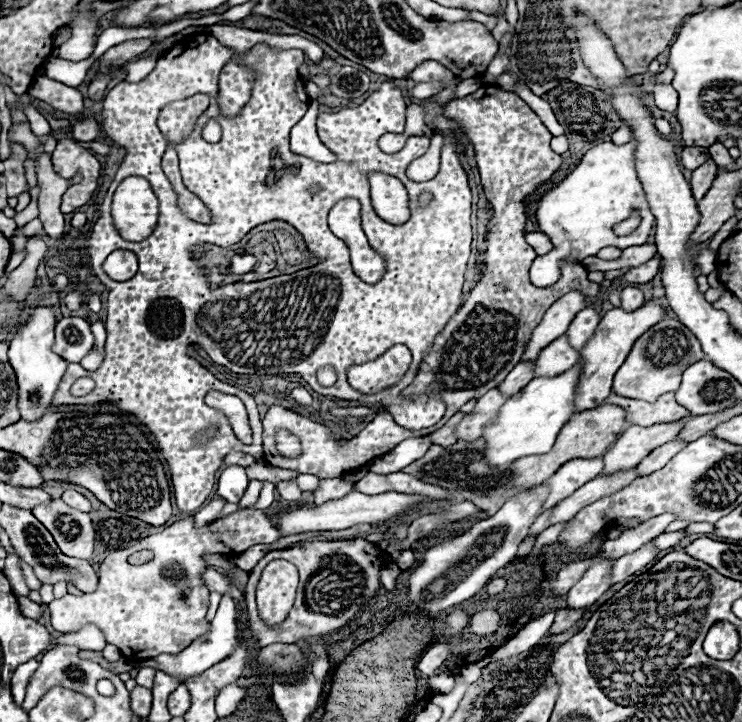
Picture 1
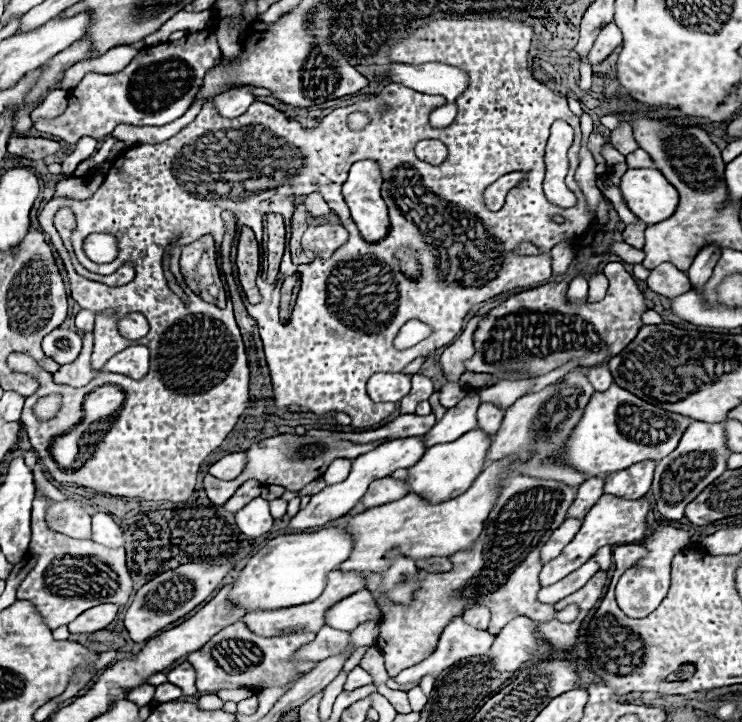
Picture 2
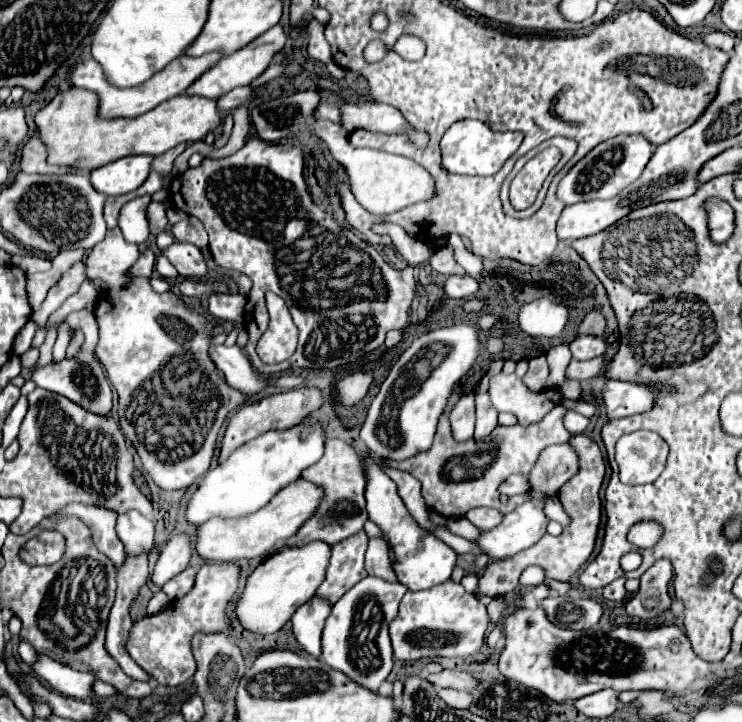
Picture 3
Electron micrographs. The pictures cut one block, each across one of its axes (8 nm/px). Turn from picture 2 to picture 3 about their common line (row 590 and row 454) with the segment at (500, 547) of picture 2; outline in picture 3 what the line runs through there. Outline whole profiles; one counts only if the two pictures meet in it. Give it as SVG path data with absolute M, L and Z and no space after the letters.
M558 404L556 408L552 408L552 412L548 412L548 416L544 416L536 424L530 424L530 426L516 424L510 428L496 426L496 430L488 438L478 442L468 440L464 444L458 444L452 438L448 418L440 416L436 438L428 452L420 452L402 462L384 460L384 464L388 468L404 470L414 478L418 478L422 482L422 498L426 506L438 512L440 516L446 516L446 518L464 516L470 508L476 508L476 506L488 506L488 508L500 510L502 508L498 500L500 482L504 482L510 474L524 474L524 476L530 474L538 454L546 446L568 442L570 434L562 424L564 412L566 408Z

